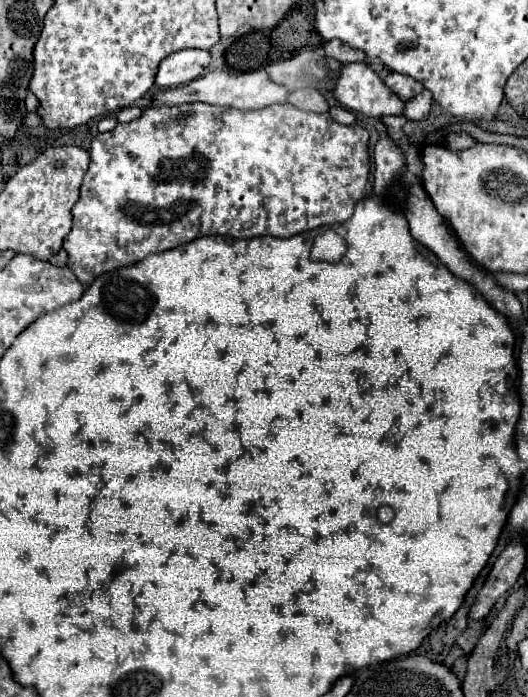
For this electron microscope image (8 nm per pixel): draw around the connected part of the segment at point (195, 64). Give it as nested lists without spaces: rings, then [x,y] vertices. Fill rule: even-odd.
[[[186,49],[168,55],[156,73],[156,85],[160,87],[178,87],[194,81],[210,65],[212,55],[208,49]]]

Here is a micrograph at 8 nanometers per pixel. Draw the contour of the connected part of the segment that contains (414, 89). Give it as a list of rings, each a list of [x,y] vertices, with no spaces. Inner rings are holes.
[[[388,73],[386,85],[388,85],[402,101],[412,99],[414,95],[418,95],[418,93],[424,89],[422,83],[418,83],[416,79],[410,79],[408,75],[402,75],[402,73]]]

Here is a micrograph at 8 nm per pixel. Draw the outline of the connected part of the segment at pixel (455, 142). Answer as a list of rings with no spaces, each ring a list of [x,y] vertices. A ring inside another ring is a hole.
[[[454,131],[454,133],[448,133],[446,137],[446,145],[452,149],[452,151],[462,151],[462,149],[468,149],[470,145],[474,145],[476,139],[466,133],[466,131]]]

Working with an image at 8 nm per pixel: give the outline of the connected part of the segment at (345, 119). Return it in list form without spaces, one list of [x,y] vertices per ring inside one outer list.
[[[330,107],[328,113],[330,113],[330,117],[332,117],[334,121],[338,121],[338,123],[342,123],[342,125],[352,125],[352,123],[356,123],[354,113],[348,111],[348,109],[344,109],[344,107]]]

